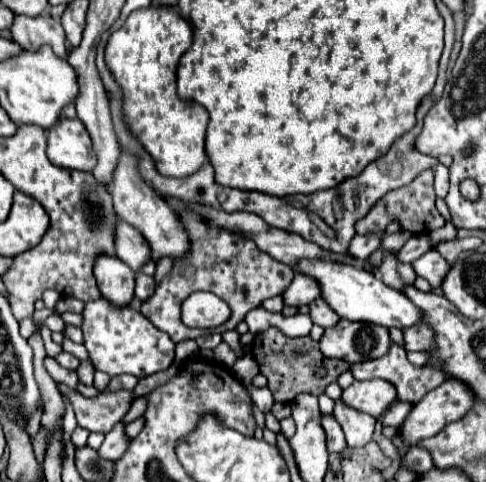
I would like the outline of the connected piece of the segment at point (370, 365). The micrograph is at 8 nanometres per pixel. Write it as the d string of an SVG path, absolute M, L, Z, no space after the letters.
M392 343L388 355L364 363L354 363L350 371L358 381L374 377L390 381L398 391L398 399L410 403L418 403L428 391L436 389L442 381L448 379L448 375L434 365L412 365L406 359L406 351L396 343Z

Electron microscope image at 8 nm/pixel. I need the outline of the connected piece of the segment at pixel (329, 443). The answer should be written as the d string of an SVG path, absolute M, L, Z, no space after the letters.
M324 413L322 415L322 427L326 431L326 447L328 451L340 451L346 447L346 441L344 441L344 433L342 433L342 427L340 423L336 423L334 415L330 413Z

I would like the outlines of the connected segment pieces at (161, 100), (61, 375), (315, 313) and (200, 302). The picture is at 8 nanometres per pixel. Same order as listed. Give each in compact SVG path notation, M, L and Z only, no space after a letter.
M152 3L148 9L136 9L128 15L126 23L116 29L106 43L106 63L114 73L116 81L124 89L124 115L132 127L132 133L150 151L156 167L166 177L182 177L196 171L206 161L204 137L208 125L208 111L196 101L184 101L176 93L176 67L182 53L192 45L192 27L178 13L176 7Z
M46 357L44 359L44 367L46 371L50 373L50 377L56 381L56 383L62 383L70 389L78 389L78 377L76 377L76 371L70 371L70 369L64 369L54 357Z
M318 297L318 299L314 299L312 303L310 303L310 317L312 317L312 321L316 323L316 325L320 325L320 327L334 327L338 321L340 321L340 317L338 317L338 313L336 311L332 311L332 307L322 299L322 297Z
M195 292L184 301L182 321L188 327L214 328L230 317L231 311L225 301L210 292Z

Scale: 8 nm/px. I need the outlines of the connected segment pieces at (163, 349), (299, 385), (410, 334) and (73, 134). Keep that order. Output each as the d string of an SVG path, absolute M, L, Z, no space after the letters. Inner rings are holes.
M98 299L84 307L82 331L84 347L92 359L92 365L108 375L130 373L140 379L168 369L168 365L175 359L175 345L167 333L156 329L142 313L130 307L112 307L106 299Z
M266 329L266 331L258 333L252 341L250 351L260 367L260 373L268 379L268 389L272 391L274 401L282 401L282 403L292 403L294 395L298 395L298 393L312 393L312 395L324 393L324 389L332 381L336 381L340 373L344 373L350 367L346 361L324 357L314 339L310 339L310 337L292 339L292 337L282 335L278 329ZM318 365L324 365L328 369L324 379L314 377L314 371Z
M420 323L418 327L408 327L404 333L404 341L406 341L406 351L430 351L434 349L434 331Z
M60 119L48 129L48 159L66 169L92 171L96 167L96 151L80 119Z

